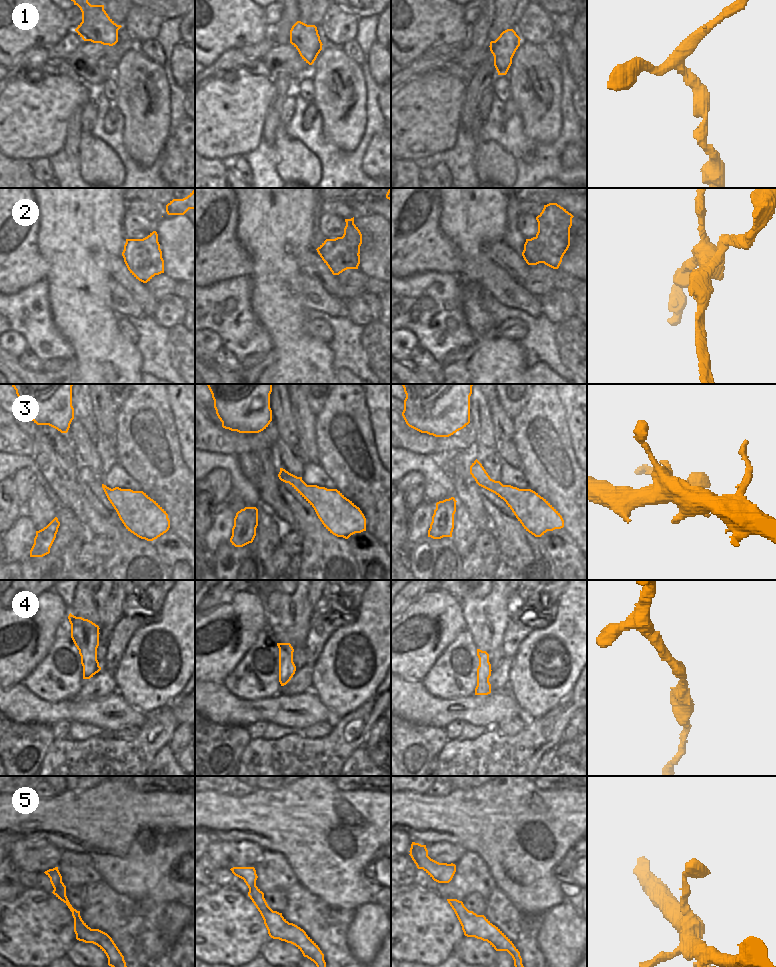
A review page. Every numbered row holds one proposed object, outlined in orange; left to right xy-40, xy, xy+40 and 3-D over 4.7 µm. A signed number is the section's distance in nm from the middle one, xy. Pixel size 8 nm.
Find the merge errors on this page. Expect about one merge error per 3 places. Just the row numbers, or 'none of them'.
2, 3.

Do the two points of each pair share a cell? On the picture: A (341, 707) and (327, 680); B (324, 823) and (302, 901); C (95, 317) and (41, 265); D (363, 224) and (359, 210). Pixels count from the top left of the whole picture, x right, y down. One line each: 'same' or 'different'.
A: same
B: different
C: different
D: different

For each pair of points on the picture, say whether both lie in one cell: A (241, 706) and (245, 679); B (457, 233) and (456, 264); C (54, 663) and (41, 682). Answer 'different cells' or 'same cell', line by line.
A: different cells
B: different cells
C: same cell

